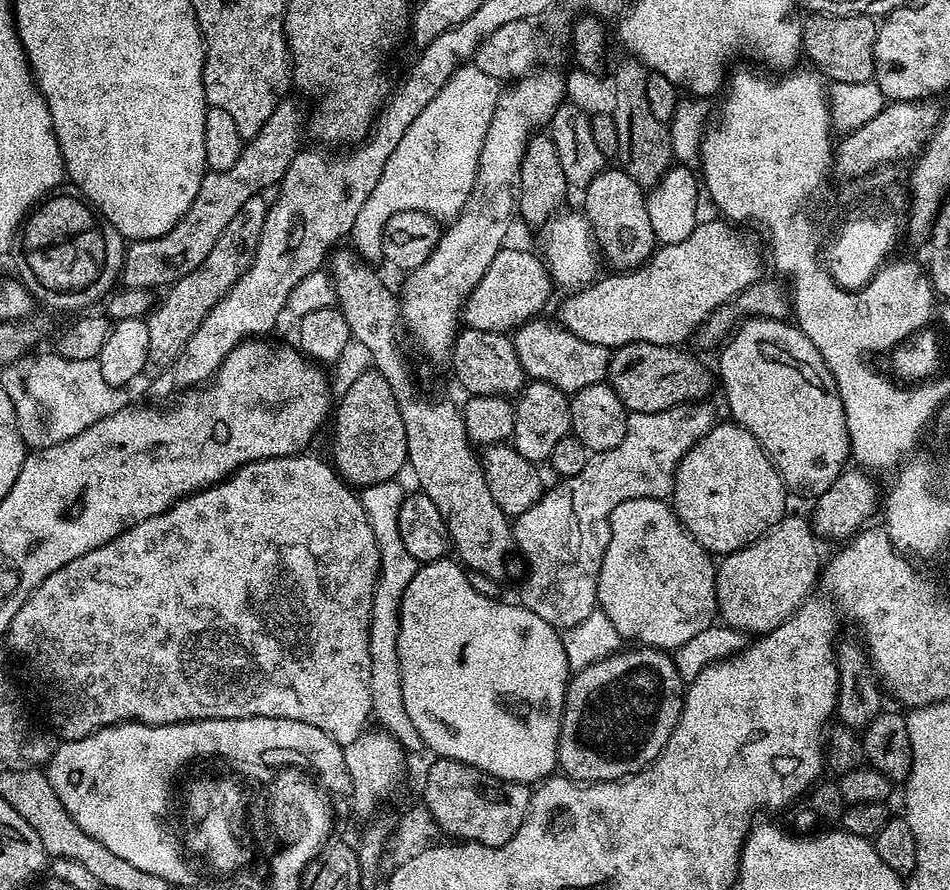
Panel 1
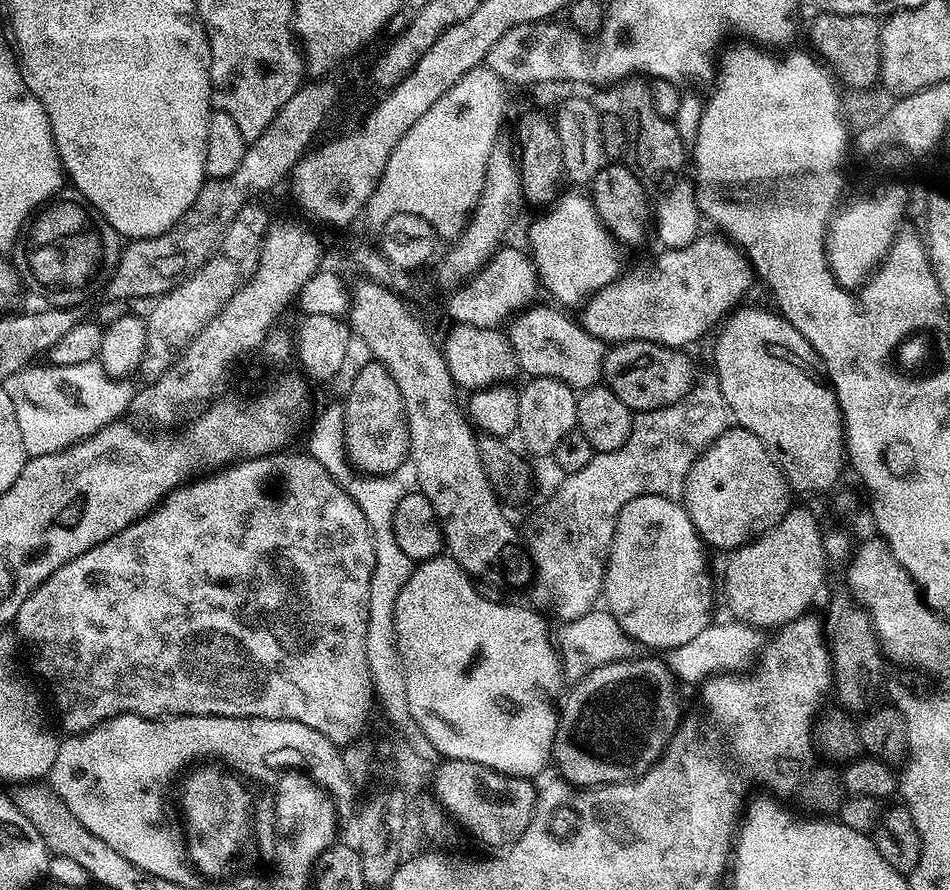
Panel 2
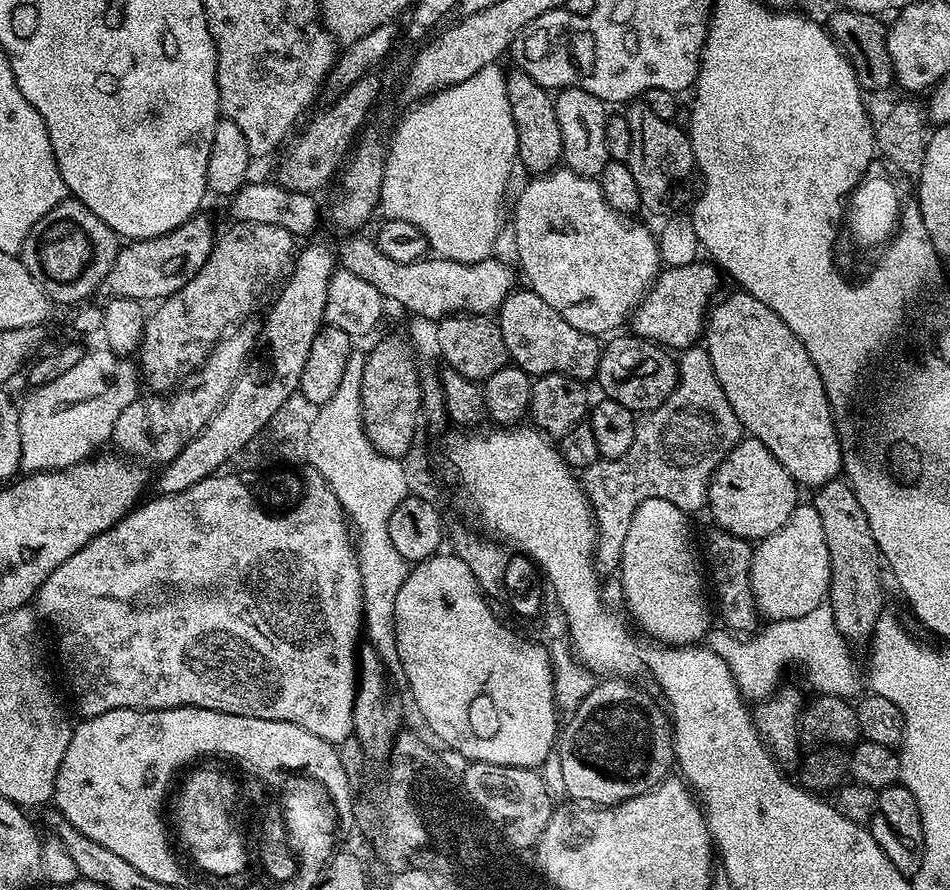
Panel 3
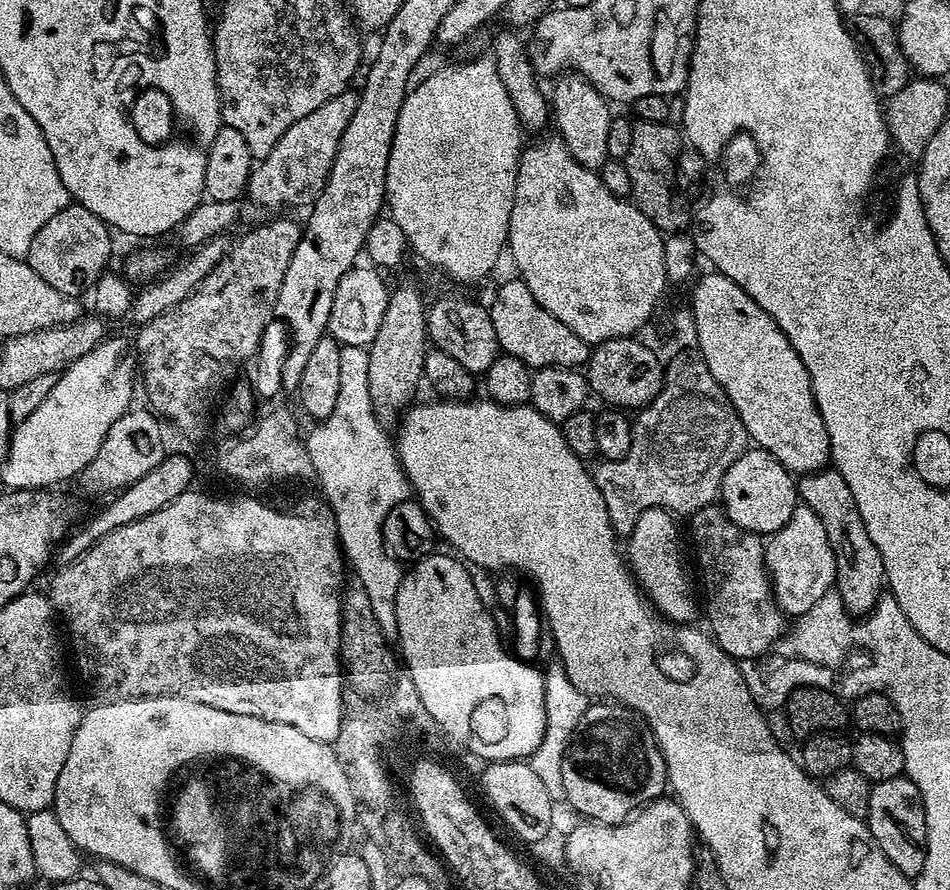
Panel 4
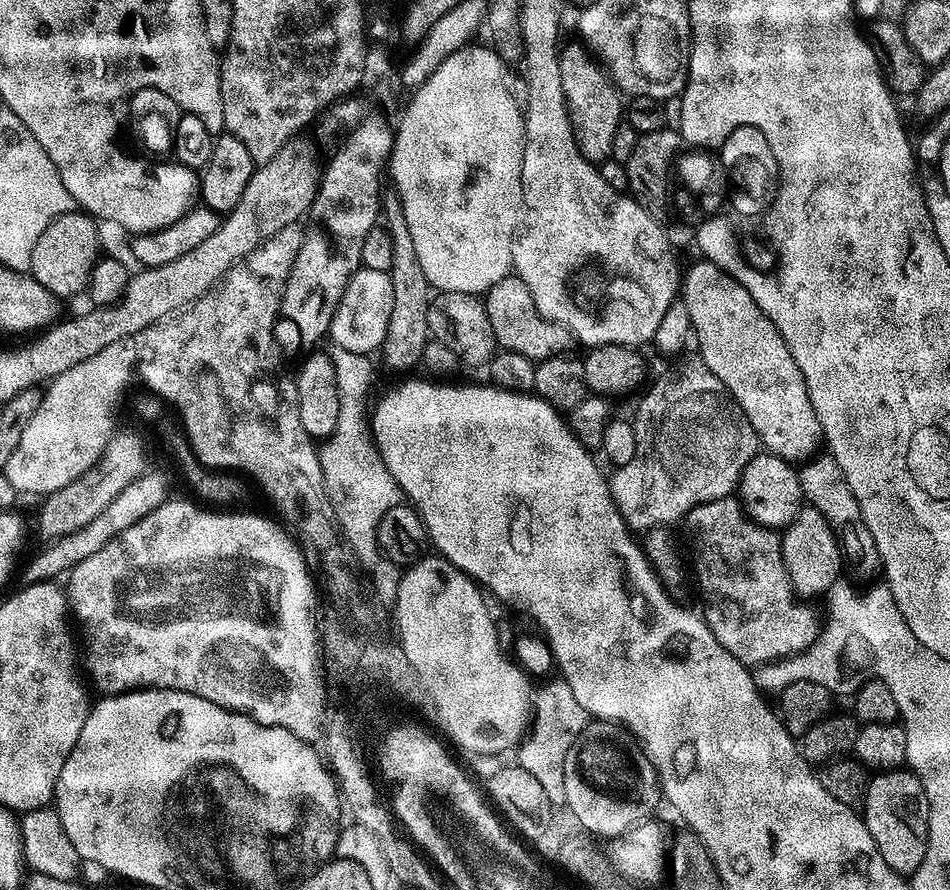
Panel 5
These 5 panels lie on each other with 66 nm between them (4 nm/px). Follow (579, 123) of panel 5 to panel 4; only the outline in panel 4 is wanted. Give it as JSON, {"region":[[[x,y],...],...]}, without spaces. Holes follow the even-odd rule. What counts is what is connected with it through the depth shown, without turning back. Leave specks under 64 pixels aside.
{"region":[[[564,74],[555,81],[556,89],[550,92],[550,112],[556,118],[559,139],[570,150],[570,154],[582,166],[599,170],[608,159],[606,138],[610,131],[610,122],[614,112],[609,101],[593,85],[579,74]]]}

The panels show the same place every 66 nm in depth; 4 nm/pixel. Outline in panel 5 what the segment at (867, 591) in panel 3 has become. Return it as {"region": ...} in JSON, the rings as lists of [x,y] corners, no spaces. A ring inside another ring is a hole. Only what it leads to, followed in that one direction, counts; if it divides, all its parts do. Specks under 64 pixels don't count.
{"region":[[[818,454],[799,469],[798,475],[803,503],[818,510],[818,514],[826,518],[836,539],[836,545],[840,548],[840,559],[846,572],[857,576],[860,580],[871,581],[873,579],[871,576],[881,571],[878,546],[874,546],[870,529],[866,527],[866,522],[862,522],[862,510],[858,510],[858,498],[854,498],[854,490],[846,486],[846,474],[842,474],[842,466],[834,462],[832,455]]]}

